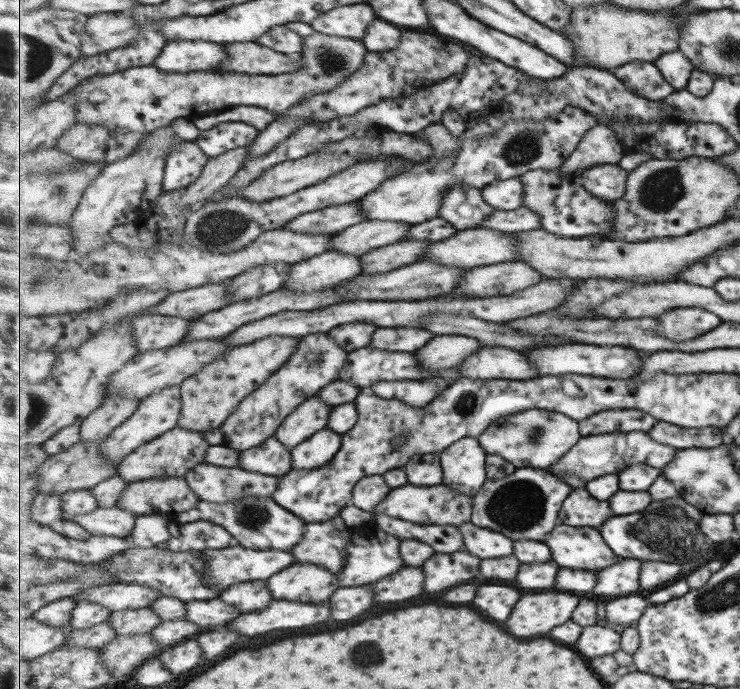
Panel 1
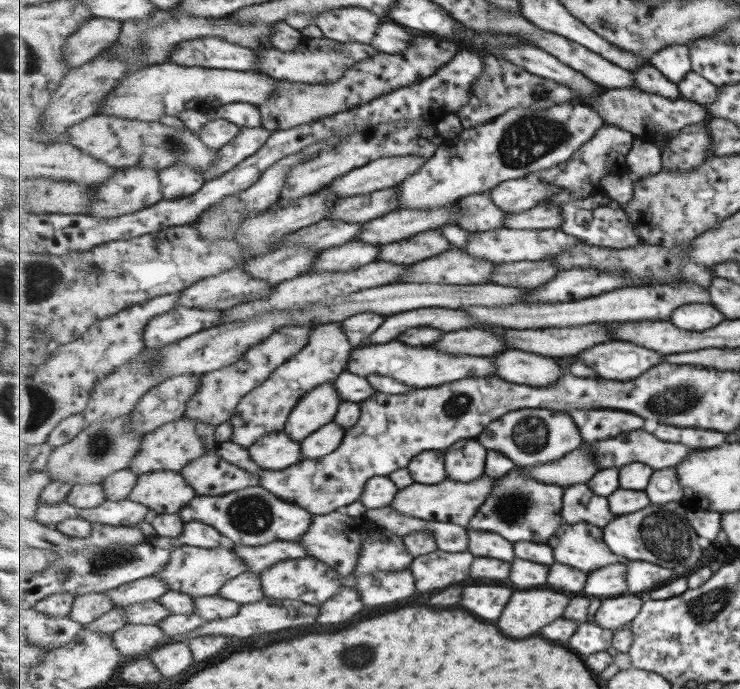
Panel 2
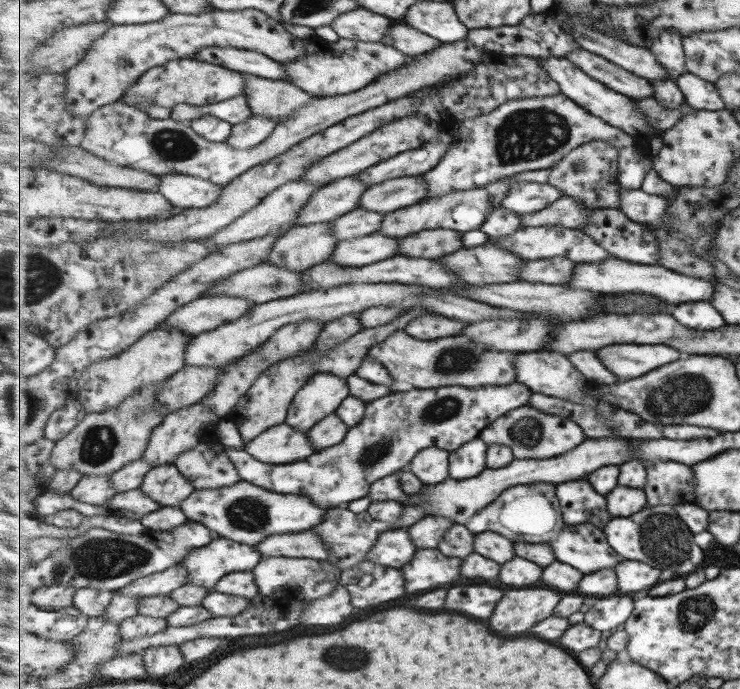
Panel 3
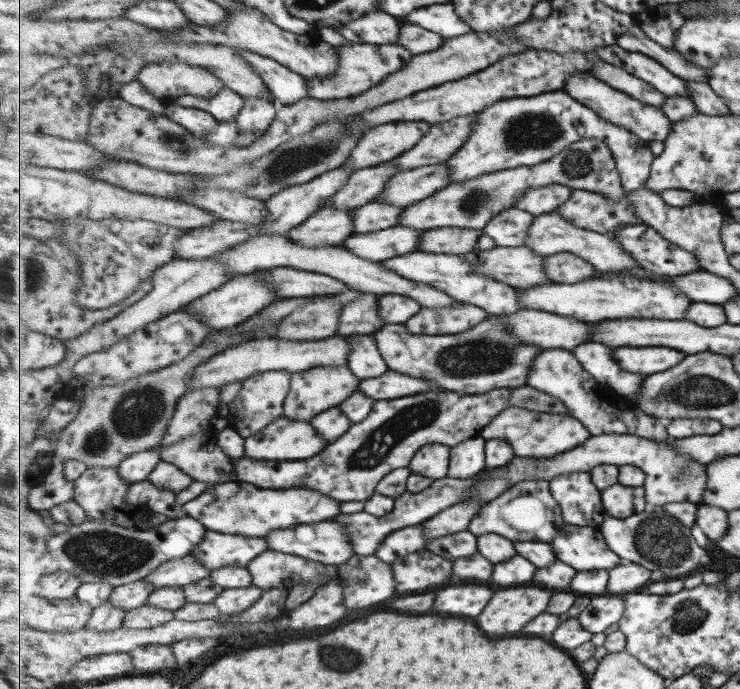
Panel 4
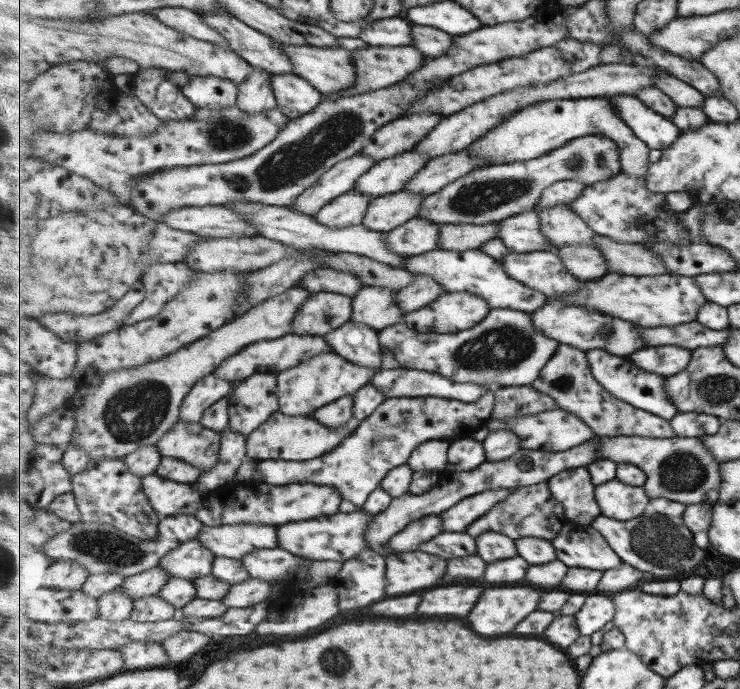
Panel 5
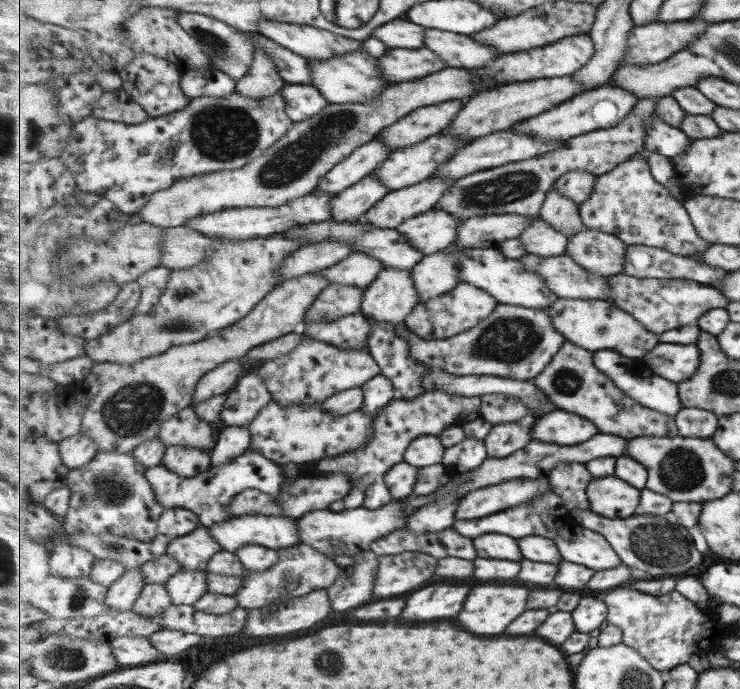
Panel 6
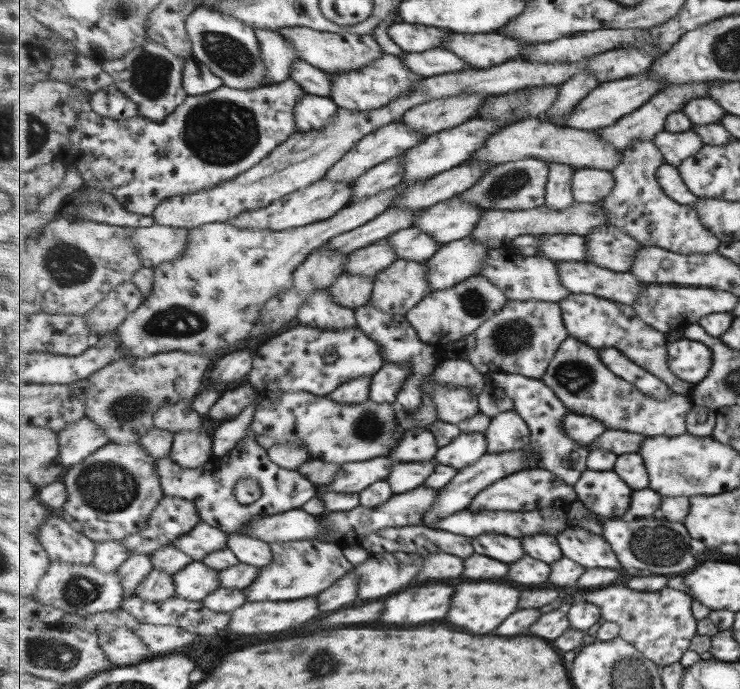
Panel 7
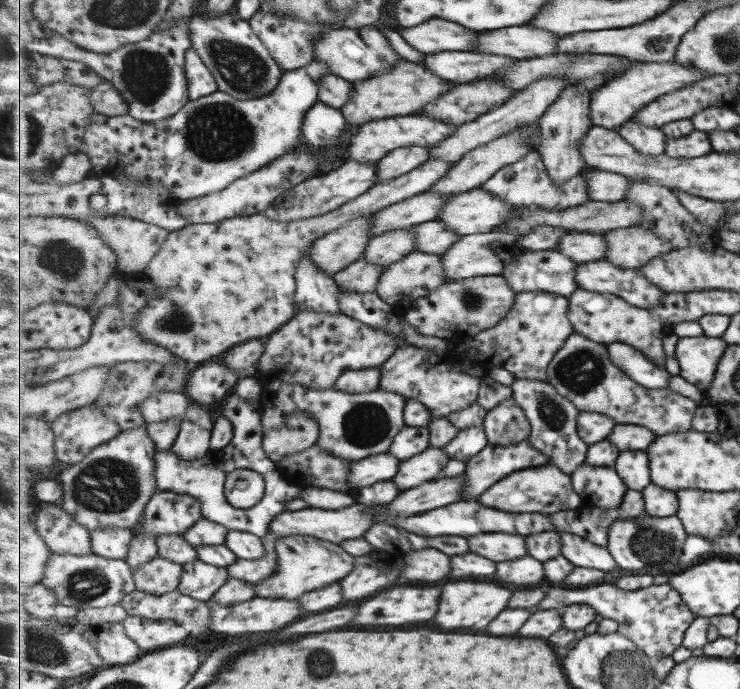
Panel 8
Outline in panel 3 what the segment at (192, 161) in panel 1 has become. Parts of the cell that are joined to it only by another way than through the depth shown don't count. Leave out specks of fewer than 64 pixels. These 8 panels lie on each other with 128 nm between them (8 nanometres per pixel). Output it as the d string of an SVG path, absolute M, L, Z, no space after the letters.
M169 174L162 176L159 192L182 210L209 208L219 202L225 188L200 177Z

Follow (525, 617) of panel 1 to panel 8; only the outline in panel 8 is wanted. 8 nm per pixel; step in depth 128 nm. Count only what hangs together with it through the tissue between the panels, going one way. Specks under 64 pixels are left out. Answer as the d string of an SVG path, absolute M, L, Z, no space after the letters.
M451 582L443 586L441 594L441 604L439 612L433 618L433 624L455 630L455 628L473 628L473 630L483 630L489 626L491 620L495 620L509 604L511 590L501 588L497 584L487 584L487 582Z

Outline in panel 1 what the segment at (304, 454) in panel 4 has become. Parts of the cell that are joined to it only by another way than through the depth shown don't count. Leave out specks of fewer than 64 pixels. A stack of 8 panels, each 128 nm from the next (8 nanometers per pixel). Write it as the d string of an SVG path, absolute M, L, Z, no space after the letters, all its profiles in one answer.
M273 435L261 444L261 448L241 451L239 466L251 472L282 477L291 470L293 456L291 456L291 450L283 442L279 442L276 435Z

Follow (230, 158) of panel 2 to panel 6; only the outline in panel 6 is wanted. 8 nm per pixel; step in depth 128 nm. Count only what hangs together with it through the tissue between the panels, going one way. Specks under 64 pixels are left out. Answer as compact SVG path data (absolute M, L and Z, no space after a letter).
M261 47L257 51L249 74L245 74L237 82L236 90L247 97L263 99L263 97L272 97L277 91L281 91L286 83L277 70L275 59L267 51L263 51L263 47Z

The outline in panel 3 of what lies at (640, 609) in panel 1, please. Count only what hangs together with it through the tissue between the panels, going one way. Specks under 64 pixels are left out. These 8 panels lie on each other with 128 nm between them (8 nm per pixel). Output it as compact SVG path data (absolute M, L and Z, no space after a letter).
M612 596L613 598L597 598L589 612L586 612L583 621L607 635L625 624L635 609L635 602L629 596Z

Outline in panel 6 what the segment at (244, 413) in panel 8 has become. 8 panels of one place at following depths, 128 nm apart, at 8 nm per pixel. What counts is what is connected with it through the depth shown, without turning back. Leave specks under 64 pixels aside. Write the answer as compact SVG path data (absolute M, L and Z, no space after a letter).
M253 448L247 449L247 452L232 461L217 465L217 467L209 467L194 477L181 476L163 464L149 467L146 475L155 489L157 500L164 508L189 509L197 513L202 524L208 528L223 524L235 517L229 511L229 506L233 504L233 498L245 489L259 489L273 498L281 498L283 486L289 480L283 476L278 462L263 456Z

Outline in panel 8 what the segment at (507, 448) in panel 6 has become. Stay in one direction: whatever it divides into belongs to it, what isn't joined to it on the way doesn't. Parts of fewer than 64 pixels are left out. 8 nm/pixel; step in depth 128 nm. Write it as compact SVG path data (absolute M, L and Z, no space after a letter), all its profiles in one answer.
M513 396L501 401L487 413L484 422L488 443L493 445L514 445L528 439L532 433L532 424L529 422L523 407Z

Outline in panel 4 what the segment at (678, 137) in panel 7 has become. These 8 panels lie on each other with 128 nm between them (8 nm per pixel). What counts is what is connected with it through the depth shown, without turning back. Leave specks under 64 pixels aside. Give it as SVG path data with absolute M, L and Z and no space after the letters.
M577 72L577 74L569 76L563 90L575 97L577 101L581 101L582 104L595 109L608 122L624 127L642 140L661 141L664 144L672 132L673 123L668 119L663 109L644 104L640 100L629 96L626 92L617 90L606 82L599 80L591 72Z

